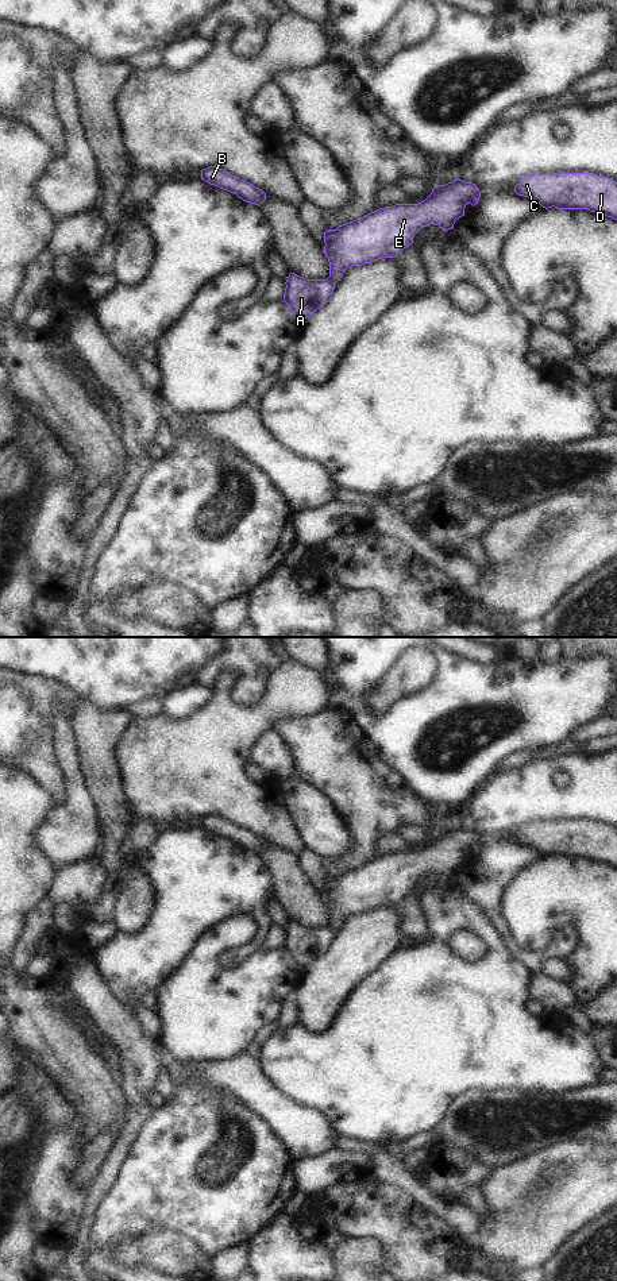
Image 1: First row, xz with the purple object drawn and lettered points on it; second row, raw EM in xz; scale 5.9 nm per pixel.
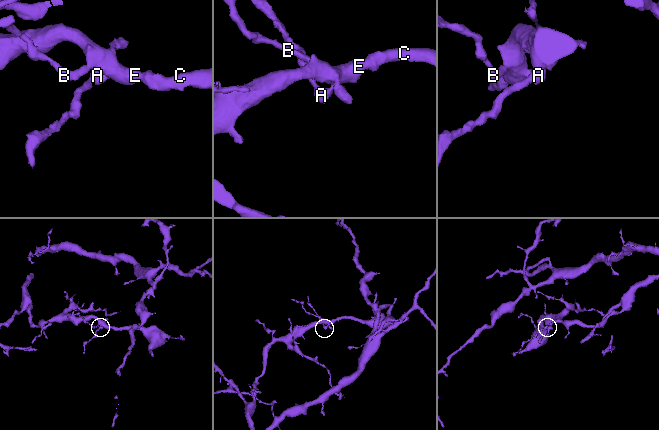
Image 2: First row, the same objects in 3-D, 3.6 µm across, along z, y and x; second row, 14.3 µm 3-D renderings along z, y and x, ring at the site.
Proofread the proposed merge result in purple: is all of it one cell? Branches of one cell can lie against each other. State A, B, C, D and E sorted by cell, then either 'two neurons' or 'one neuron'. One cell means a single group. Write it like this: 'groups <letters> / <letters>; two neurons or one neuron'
groups A / B C D E; two neurons

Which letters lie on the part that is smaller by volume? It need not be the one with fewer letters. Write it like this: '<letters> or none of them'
A

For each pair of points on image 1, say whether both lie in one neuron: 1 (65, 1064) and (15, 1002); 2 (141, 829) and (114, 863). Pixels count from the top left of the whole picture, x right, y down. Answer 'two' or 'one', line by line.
1: one
2: two

